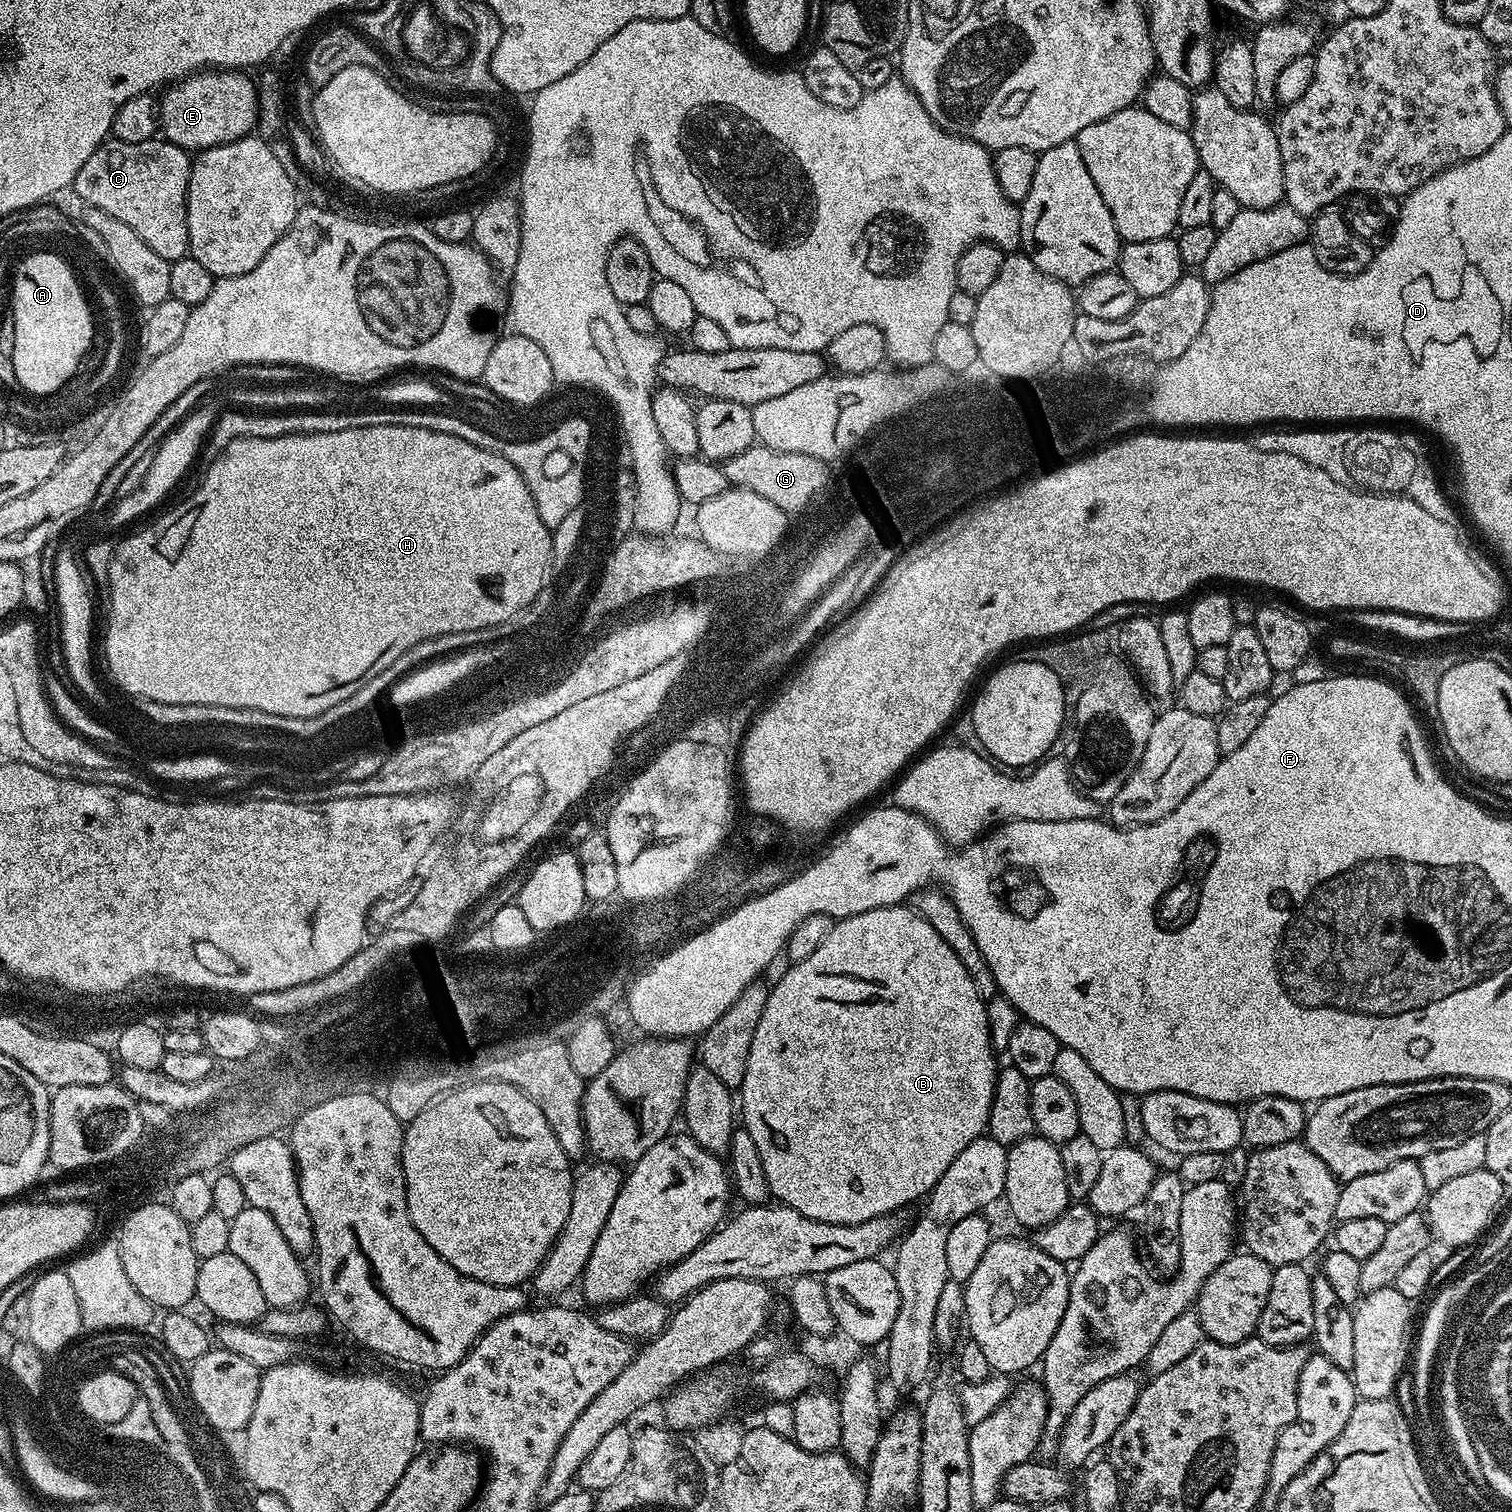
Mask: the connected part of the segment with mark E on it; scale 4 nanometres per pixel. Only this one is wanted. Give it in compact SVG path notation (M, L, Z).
M201 70L163 89L164 97L158 100L158 128L163 139L185 150L203 150L229 144L249 135L257 127L257 81L244 70Z

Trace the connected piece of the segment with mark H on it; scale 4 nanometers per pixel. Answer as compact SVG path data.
M362 426L334 430L330 434L290 434L282 438L242 438L230 442L230 446L217 460L207 465L208 473L200 480L200 485L185 498L181 504L164 512L153 524L137 530L133 536L125 538L121 544L115 545L112 561L108 567L108 633L104 636L104 656L108 659L108 668L116 679L116 684L132 698L152 699L160 703L201 704L202 706L250 707L251 710L262 710L267 714L284 715L286 718L310 718L330 710L330 706L338 706L338 702L346 702L350 694L362 690L370 678L382 674L386 666L398 662L406 650L413 648L418 642L429 640L442 634L458 634L479 628L498 626L506 622L514 614L525 611L530 602L533 603L541 592L545 581L544 571L546 560L552 552L553 529L546 527L542 518L538 518L536 503L532 491L522 478L519 470L506 458L494 454L490 450L482 450L470 442L462 442L462 438L454 438L454 434L442 434L425 428L414 426Z

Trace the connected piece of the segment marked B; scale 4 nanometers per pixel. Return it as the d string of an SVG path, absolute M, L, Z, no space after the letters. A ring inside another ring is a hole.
M907 903L882 906L878 910L866 910L862 914L837 919L833 923L830 934L826 934L826 938L822 938L822 946L818 946L818 950L814 950L814 954L810 954L810 958L793 963L791 967L792 969L776 985L771 985L766 998L766 1010L762 1010L762 1022L758 1022L758 1030L754 1030L754 1042L750 1046L744 1081L738 1089L738 1108L741 1113L744 1111L742 1127L750 1134L750 1138L758 1150L758 1158L762 1162L762 1170L766 1174L768 1191L779 1203L798 1210L798 1214L806 1214L806 1218L814 1218L818 1222L857 1224L858 1222L870 1222L870 1218L899 1213L904 1210L900 1208L914 1203L919 1196L921 1198L927 1197L935 1184L942 1178L942 1174L945 1174L946 1170L949 1169L954 1158L958 1157L958 1154L965 1150L970 1142L974 1142L975 1139L985 1135L988 1119L990 1118L990 1106L996 1089L996 1074L998 1071L998 1063L996 1064L998 1053L991 1044L985 997L978 994L966 966L962 966L958 954L954 954L954 950L950 950L950 942L946 942L946 938L942 938L942 934L938 934L938 930L934 930L934 926L930 926L930 922L926 922L926 918L922 918L920 913Z

